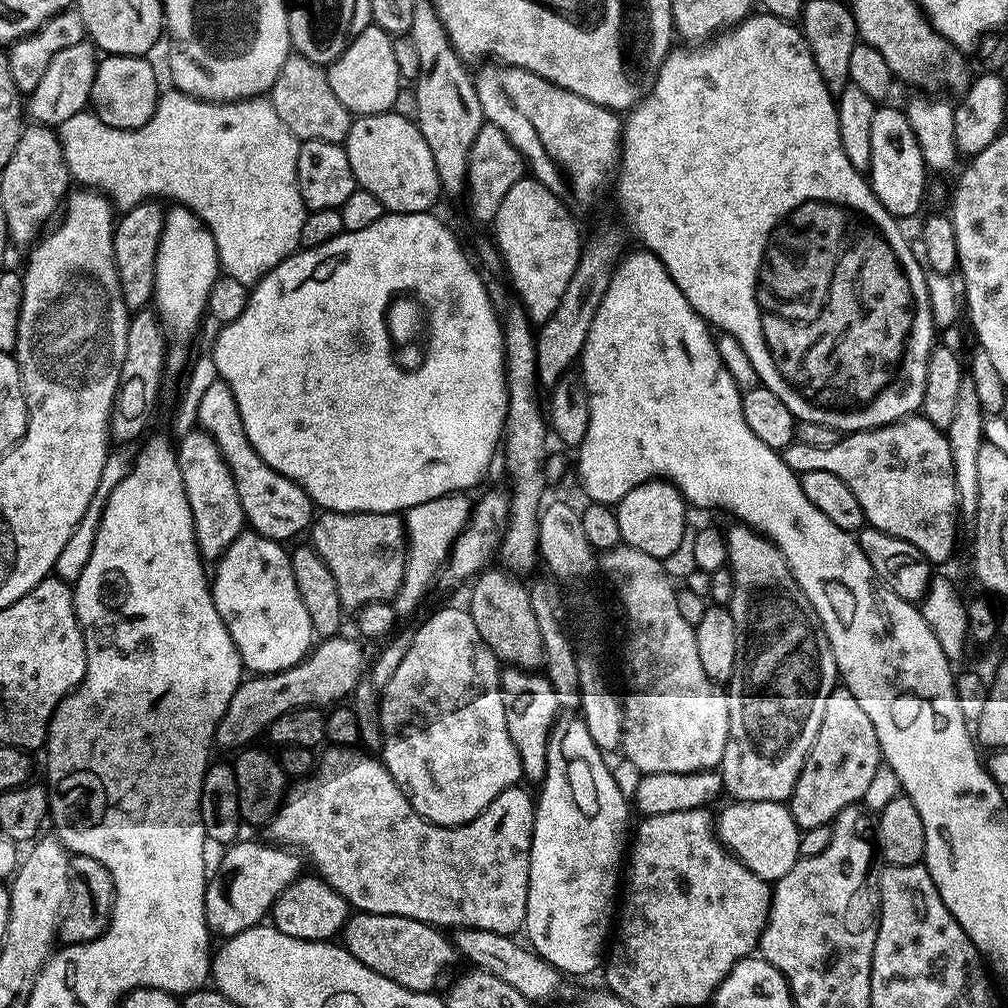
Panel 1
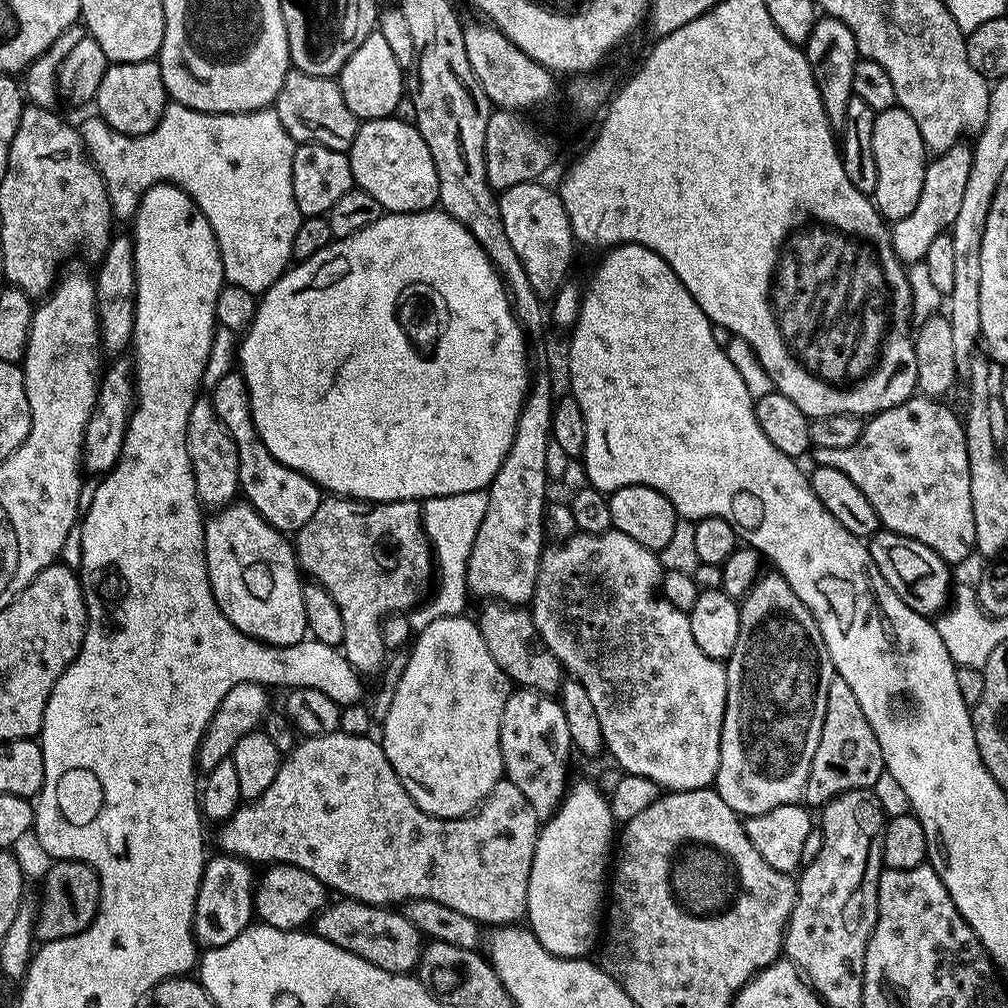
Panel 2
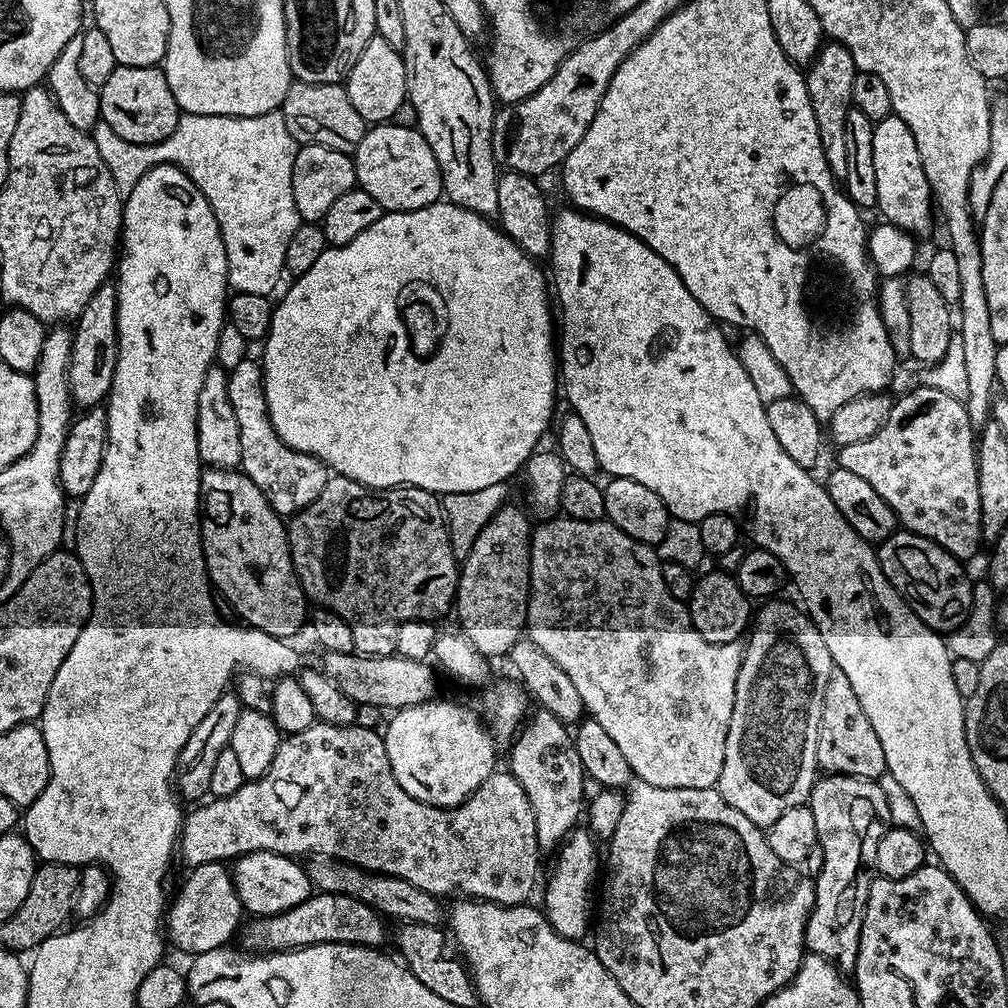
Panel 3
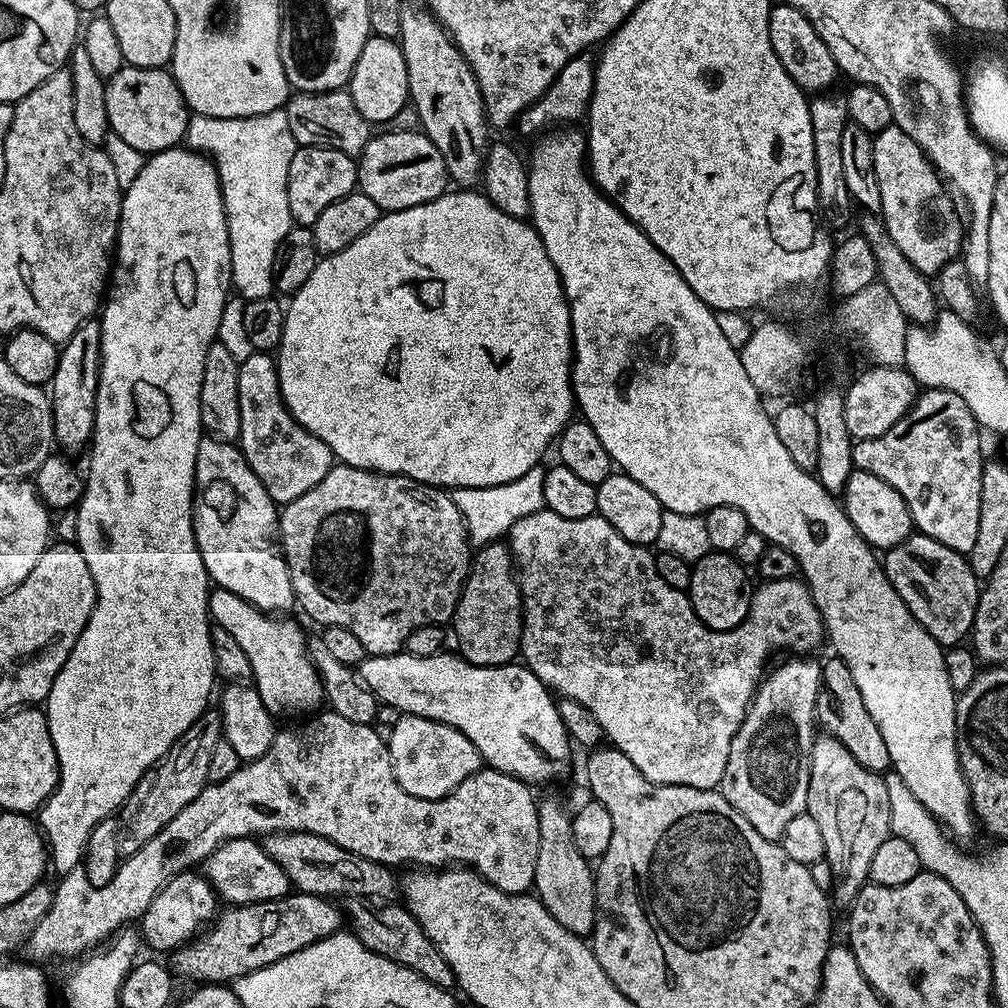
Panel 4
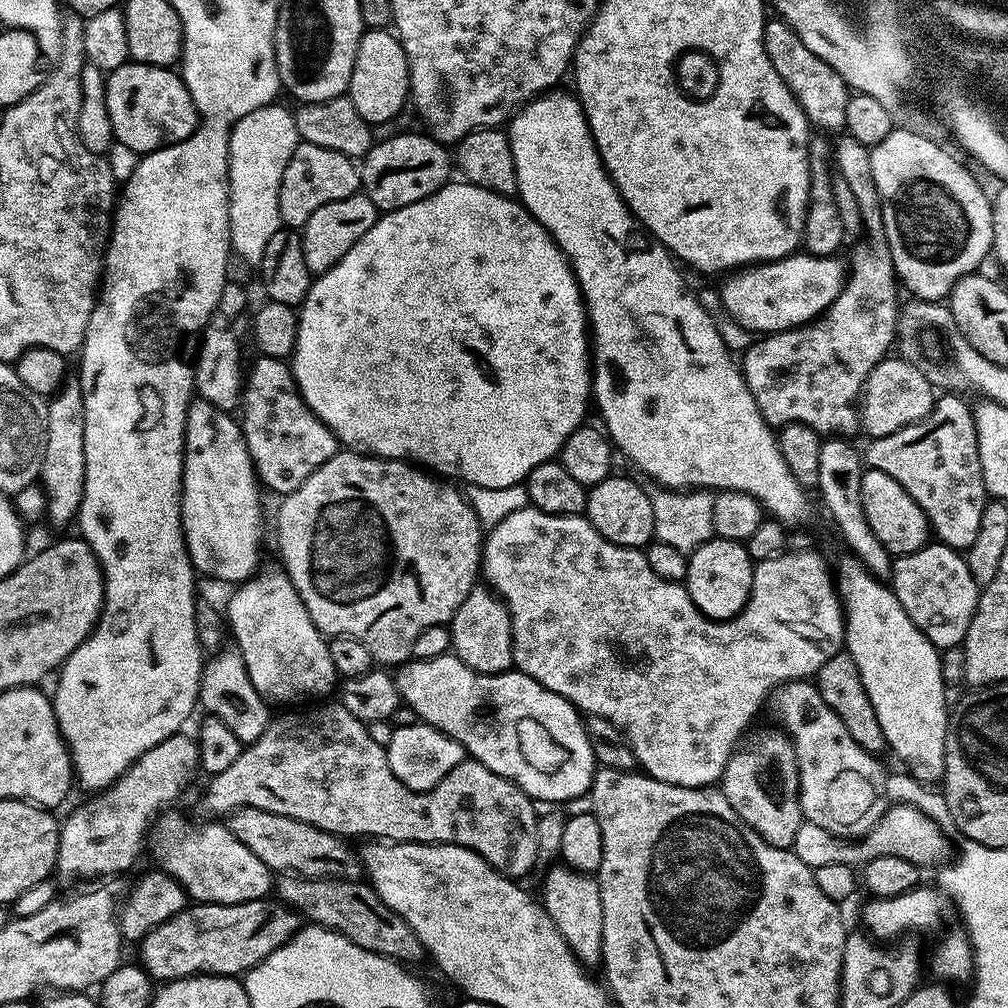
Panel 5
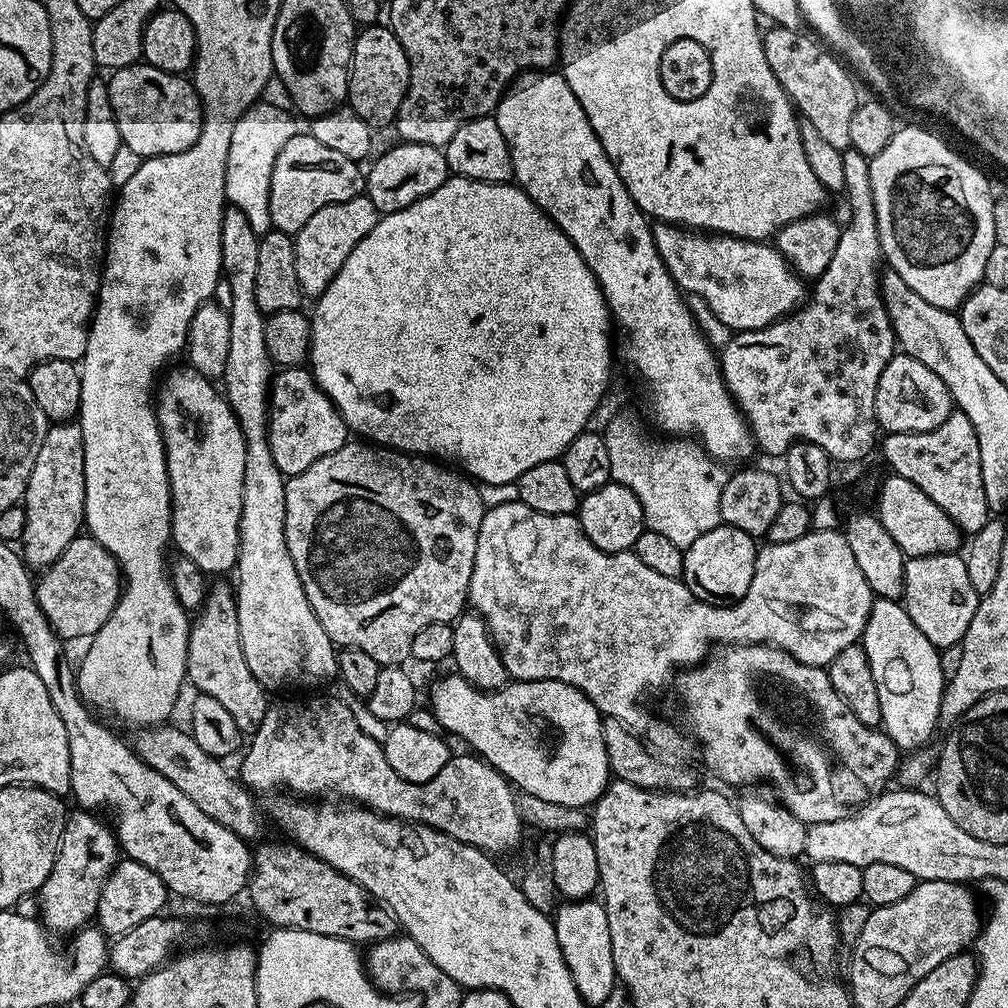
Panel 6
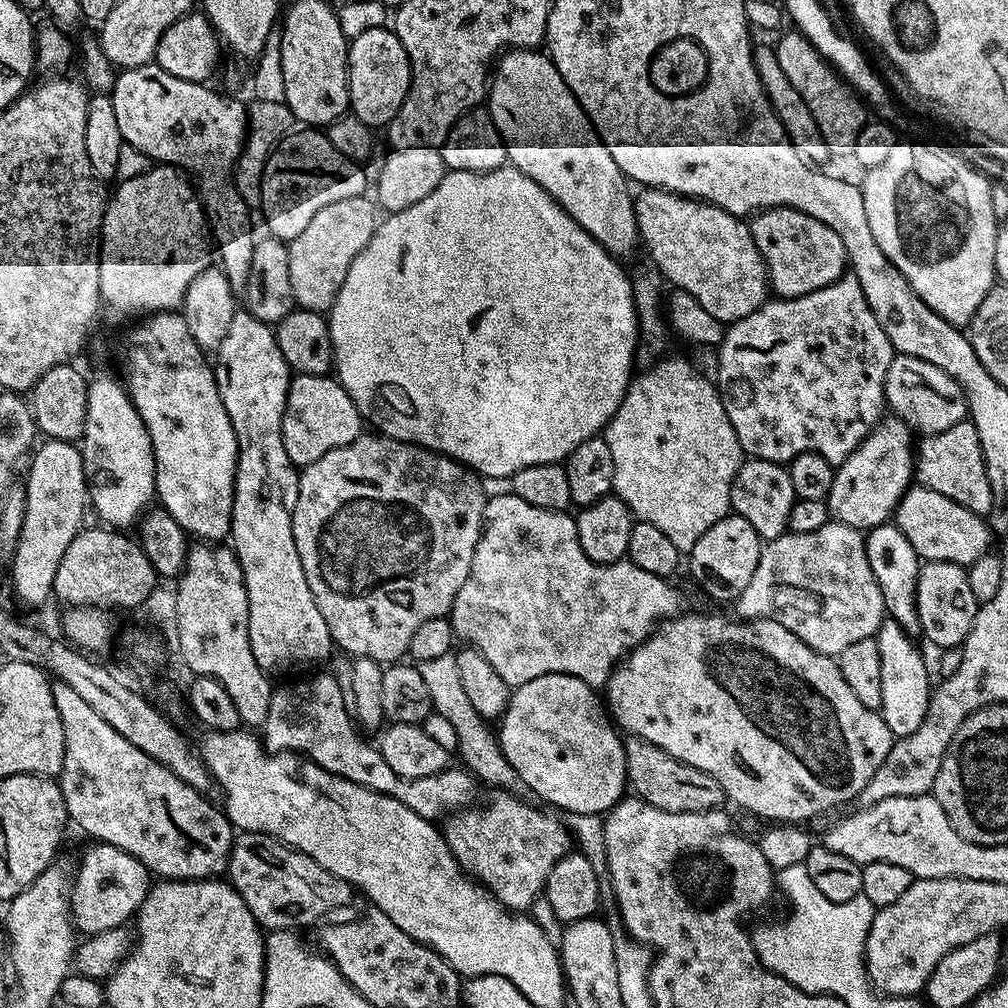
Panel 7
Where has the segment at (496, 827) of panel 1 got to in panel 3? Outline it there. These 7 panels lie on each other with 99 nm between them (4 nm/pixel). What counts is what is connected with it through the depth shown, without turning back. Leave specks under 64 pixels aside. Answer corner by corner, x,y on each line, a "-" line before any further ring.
319,722
311,724
308,728
302,728
293,731
291,734
285,735
278,746
278,754
274,754
274,762
270,762
270,770
266,770
266,774
262,774
262,778
257,780
249,780
242,785
238,790
234,790
234,794
229,796
217,796
209,799
207,802
201,803
191,813
190,811
185,815
184,822
180,830
180,839
178,841
178,856
188,863
189,869
197,868
199,864
218,864
221,862
235,861
237,856
245,856
251,852
277,852
283,856
291,856
293,858
315,858
317,856
324,856
327,860
340,860
344,864
355,864
358,868
365,868
368,872
380,872
383,876
393,876
394,878
406,878
410,882
414,882
414,886
418,886
422,890
426,890
430,895
437,898
445,898
444,896
471,898
477,902
487,902
490,904
522,904
529,899
528,895
532,892
532,887
536,884
536,871
540,868
540,859
542,853
538,846
538,834
534,832
534,810
530,810
530,798
526,798
526,790
522,790
522,786
518,786
518,782
512,773
507,770
497,770
490,774
490,778
486,778
486,782
482,782
482,786
478,786
478,790
469,800
462,802
457,808
435,808
429,804
418,802
414,798
410,798
410,794
406,794
406,790
402,790
402,786
398,786
398,778
394,778
394,770
390,770
390,758
386,758
386,746
384,745
384,737
375,728
360,728
356,723
343,728
342,726
334,726
333,724
321,724

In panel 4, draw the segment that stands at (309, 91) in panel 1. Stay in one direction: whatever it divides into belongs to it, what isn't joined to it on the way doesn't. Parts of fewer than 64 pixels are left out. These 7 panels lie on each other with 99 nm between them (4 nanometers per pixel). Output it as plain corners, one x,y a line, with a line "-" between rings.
351,91
335,92
296,92
289,95
282,111
289,119
290,134
294,134
297,145
326,146
342,150
348,156
359,157
372,139
374,132
368,120
362,118
358,106
354,106

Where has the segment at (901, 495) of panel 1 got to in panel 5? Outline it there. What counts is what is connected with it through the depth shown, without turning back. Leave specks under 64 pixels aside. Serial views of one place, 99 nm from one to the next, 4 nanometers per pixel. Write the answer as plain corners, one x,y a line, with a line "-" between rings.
956,394
937,399
922,419
894,434
872,440
862,456
868,468
890,474
926,514
935,539
949,548
967,550
978,535
982,512
989,499
978,458
978,434
973,409

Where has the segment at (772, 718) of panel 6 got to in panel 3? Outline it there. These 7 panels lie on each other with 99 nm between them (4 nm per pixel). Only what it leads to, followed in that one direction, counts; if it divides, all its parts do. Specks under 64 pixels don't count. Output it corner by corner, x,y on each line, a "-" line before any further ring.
824,774
812,787
812,795
808,797
807,807
811,808
814,814
816,839
822,846
824,857
822,858
822,874
814,877
816,897
804,931
804,942
808,952
826,958
841,972
848,974
856,967
858,938
862,934
866,898
870,894
872,877
877,875
874,857
878,851
878,842
882,842
882,834
886,834
892,824
890,806
886,806
886,794
882,794
882,786
875,780
863,780
857,776

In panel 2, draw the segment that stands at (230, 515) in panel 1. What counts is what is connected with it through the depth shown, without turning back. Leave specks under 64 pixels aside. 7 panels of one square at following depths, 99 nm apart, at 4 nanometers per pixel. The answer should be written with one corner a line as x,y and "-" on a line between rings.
198,398
190,410
190,422
186,426
186,446
190,450
190,462
194,470
196,497
208,510
219,510
235,501
240,492
238,478
238,450
234,438
218,418
211,399

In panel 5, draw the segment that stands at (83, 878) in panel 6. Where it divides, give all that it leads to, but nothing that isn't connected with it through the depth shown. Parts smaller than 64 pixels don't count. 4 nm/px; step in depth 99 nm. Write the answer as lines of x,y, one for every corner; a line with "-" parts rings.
177,734
158,742
146,754
142,754
128,767
122,775
103,792
87,797
85,804
80,804
68,817
63,817
60,826
60,845
56,855
55,871
61,872
68,880
76,880
79,876
112,876
115,872
124,872
140,856
140,847
145,847
146,837
150,832
150,822
172,804
180,796
180,791
192,780
192,775
200,768
200,746
195,739
185,734

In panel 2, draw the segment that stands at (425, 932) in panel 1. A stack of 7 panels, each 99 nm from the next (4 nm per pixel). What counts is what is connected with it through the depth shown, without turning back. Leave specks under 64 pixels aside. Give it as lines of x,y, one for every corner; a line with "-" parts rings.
340,898
337,901
337,904
329,903
316,915
315,935
334,946
342,946
342,950
350,950
350,954
358,954
358,958
387,972
408,974
419,965
422,934
404,917
403,911
363,904
361,900

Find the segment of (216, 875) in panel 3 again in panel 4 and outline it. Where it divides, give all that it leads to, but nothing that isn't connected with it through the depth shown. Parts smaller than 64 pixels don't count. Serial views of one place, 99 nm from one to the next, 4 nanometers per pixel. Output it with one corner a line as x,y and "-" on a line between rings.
196,870
177,872
173,880
167,880
154,894
154,902
146,906
140,915
138,932
143,943
156,952
170,954
182,944
189,943
201,930
208,927
218,915
218,897
208,877

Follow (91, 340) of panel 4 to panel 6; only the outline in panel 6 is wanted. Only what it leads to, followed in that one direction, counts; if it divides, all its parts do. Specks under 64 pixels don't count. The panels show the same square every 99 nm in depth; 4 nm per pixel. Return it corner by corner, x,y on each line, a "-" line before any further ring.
76,422
53,423
38,446
34,470
30,470
30,482
22,501
26,510
22,555
29,569
50,567
60,557
62,550
66,550
66,546
70,546
70,542
81,535
85,527
85,502
84,439
80,425

